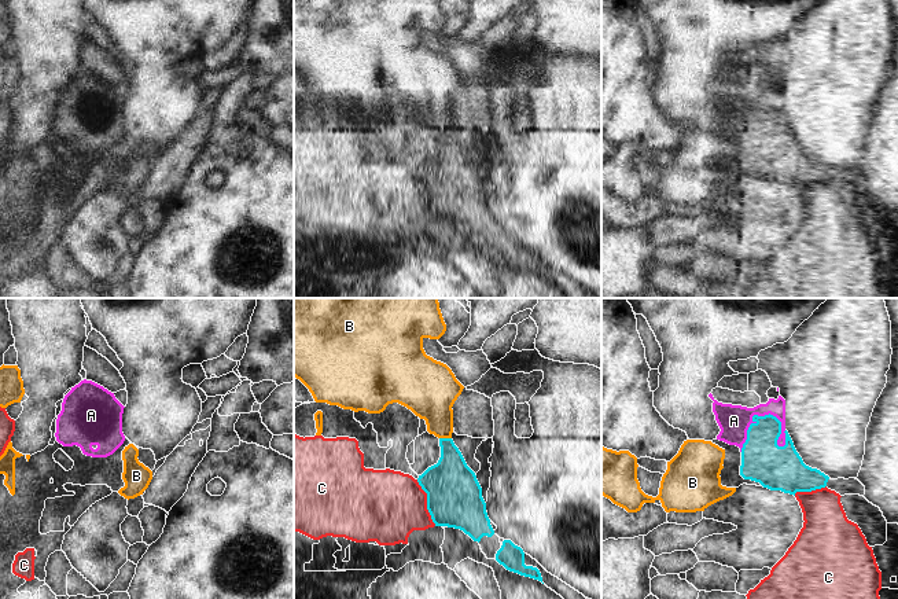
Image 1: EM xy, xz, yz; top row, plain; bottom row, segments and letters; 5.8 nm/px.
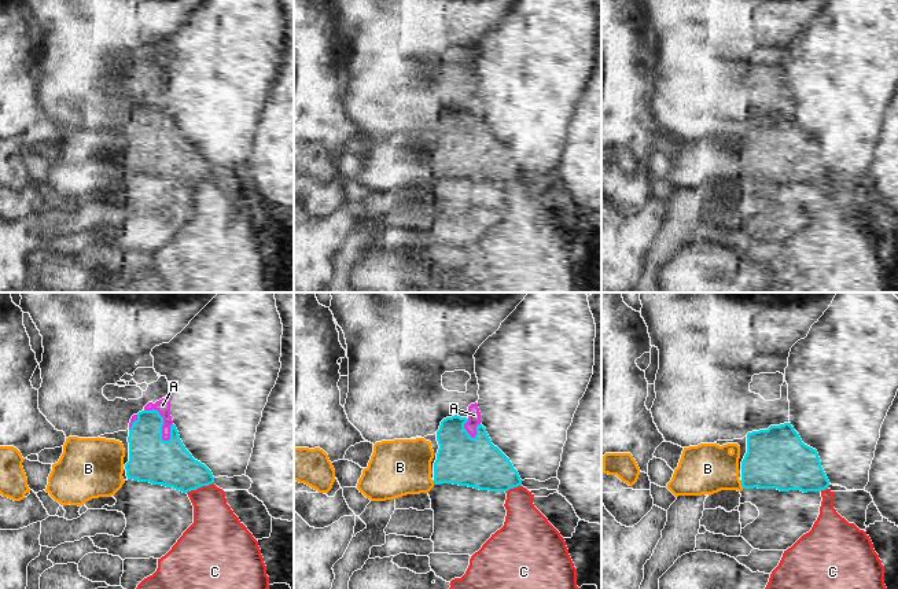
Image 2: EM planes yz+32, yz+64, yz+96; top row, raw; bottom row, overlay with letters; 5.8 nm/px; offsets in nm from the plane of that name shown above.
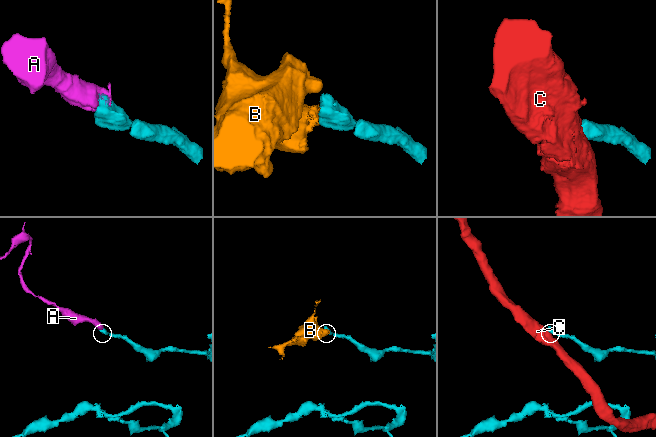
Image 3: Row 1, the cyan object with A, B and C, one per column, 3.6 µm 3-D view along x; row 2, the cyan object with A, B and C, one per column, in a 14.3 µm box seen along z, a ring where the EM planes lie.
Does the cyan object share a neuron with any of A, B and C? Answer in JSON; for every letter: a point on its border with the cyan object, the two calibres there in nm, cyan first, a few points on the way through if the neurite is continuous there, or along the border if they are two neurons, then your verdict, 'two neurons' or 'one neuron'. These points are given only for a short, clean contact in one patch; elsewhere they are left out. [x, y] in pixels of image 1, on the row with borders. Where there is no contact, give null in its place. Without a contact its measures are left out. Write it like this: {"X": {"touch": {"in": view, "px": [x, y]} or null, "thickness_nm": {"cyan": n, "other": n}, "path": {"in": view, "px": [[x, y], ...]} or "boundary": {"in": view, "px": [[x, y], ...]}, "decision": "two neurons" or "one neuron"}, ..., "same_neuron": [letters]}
{"A": {"touch": {"in": "yz", "px": [753, 419]}, "thickness_nm": {"cyan": 260, "other": 190}, "decision": "one neuron"}, "B": {"touch": {"in": "xz", "px": [445, 438]}, "thickness_nm": {"cyan": 260, "other": 260}, "boundary": {"in": "xz", "px": [[440, 437], [451, 438]]}, "decision": "two neurons"}, "C": {"touch": {"in": "xz", "px": [427, 503]}, "thickness_nm": {"cyan": 320, "other": 440}, "boundary": {"in": "xz", "px": [[416, 480], [426, 493], [426, 509], [435, 525]]}, "decision": "two neurons"}, "same_neuron": ["A"]}

